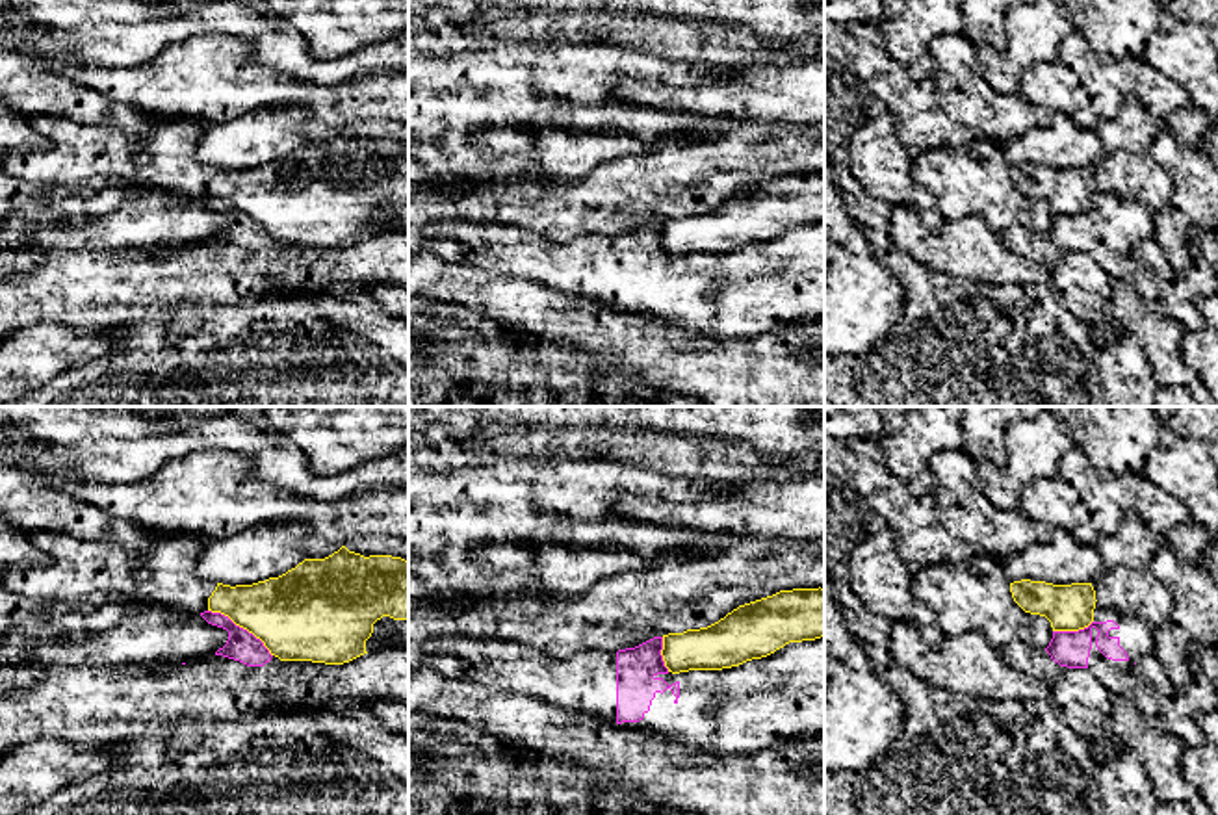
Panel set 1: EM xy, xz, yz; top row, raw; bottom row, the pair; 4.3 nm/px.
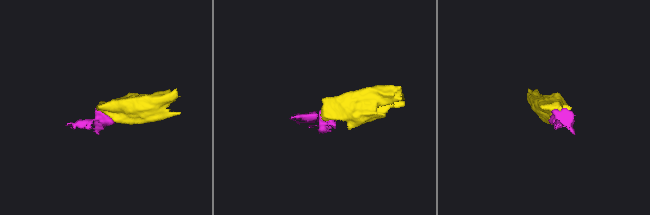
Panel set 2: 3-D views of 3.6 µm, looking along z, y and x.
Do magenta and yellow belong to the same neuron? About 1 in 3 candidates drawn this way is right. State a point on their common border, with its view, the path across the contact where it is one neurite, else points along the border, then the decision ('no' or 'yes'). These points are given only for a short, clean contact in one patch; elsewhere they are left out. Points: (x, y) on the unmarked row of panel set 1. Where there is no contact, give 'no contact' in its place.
meets magenta in xy at (242, 212); border along xy (208, 194), (227, 199), (251, 216), (272, 240); no

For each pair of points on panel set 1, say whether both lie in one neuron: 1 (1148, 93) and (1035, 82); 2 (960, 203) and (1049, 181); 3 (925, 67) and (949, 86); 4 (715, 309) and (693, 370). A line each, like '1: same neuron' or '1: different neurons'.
1: same neuron
2: different neurons
3: different neurons
4: different neurons

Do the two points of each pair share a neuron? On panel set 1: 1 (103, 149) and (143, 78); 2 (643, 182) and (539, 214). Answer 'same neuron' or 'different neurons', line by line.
1: different neurons
2: same neuron

